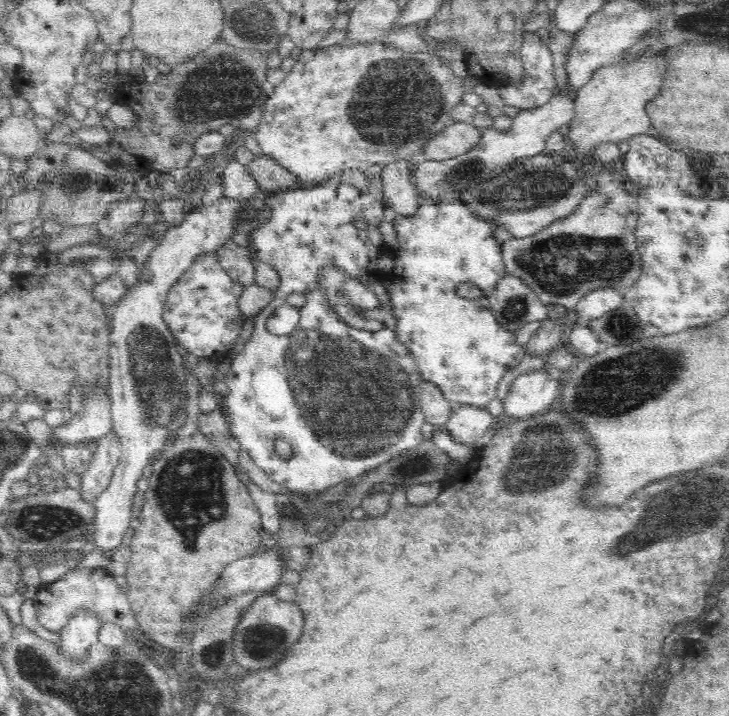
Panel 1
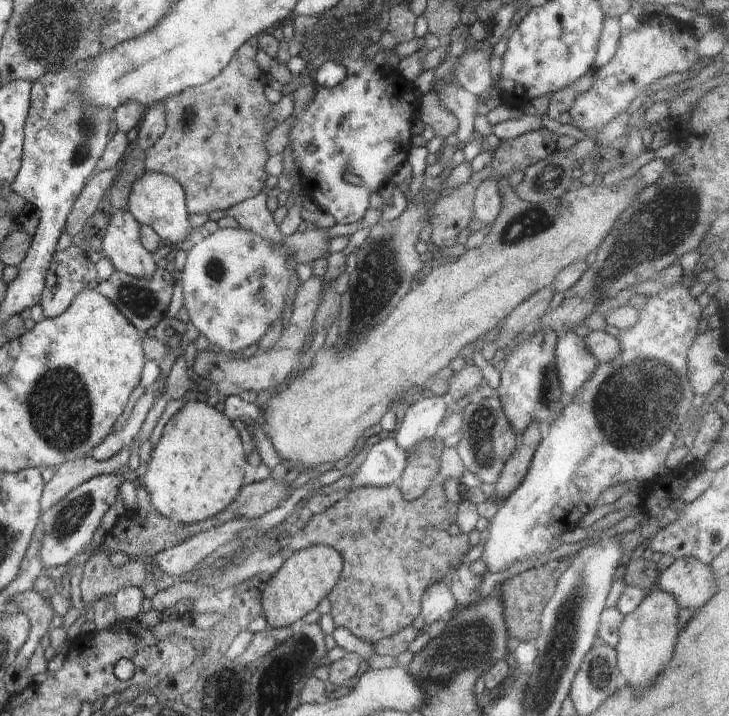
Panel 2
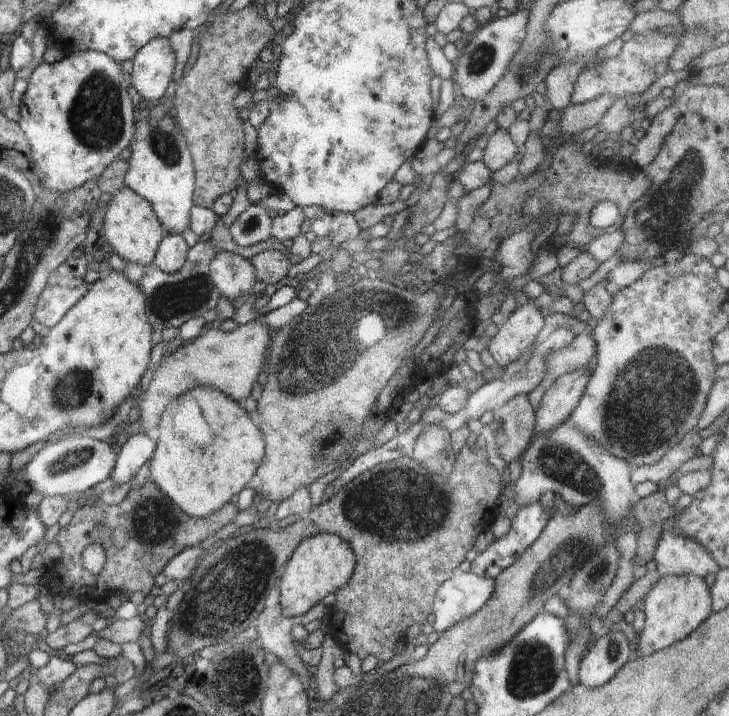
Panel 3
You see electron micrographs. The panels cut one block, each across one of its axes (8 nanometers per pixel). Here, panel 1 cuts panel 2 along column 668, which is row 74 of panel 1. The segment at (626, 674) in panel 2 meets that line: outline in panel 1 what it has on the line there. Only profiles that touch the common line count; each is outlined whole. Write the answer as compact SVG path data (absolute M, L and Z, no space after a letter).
M656 48L647 51L641 59L626 63L623 56L610 64L594 70L592 78L577 92L575 117L568 123L568 138L574 145L573 154L589 157L592 148L598 148L606 142L618 144L626 142L636 134L653 132L651 120L646 112L646 103L659 93L664 72L669 66L664 66L660 56L652 56L658 52Z

